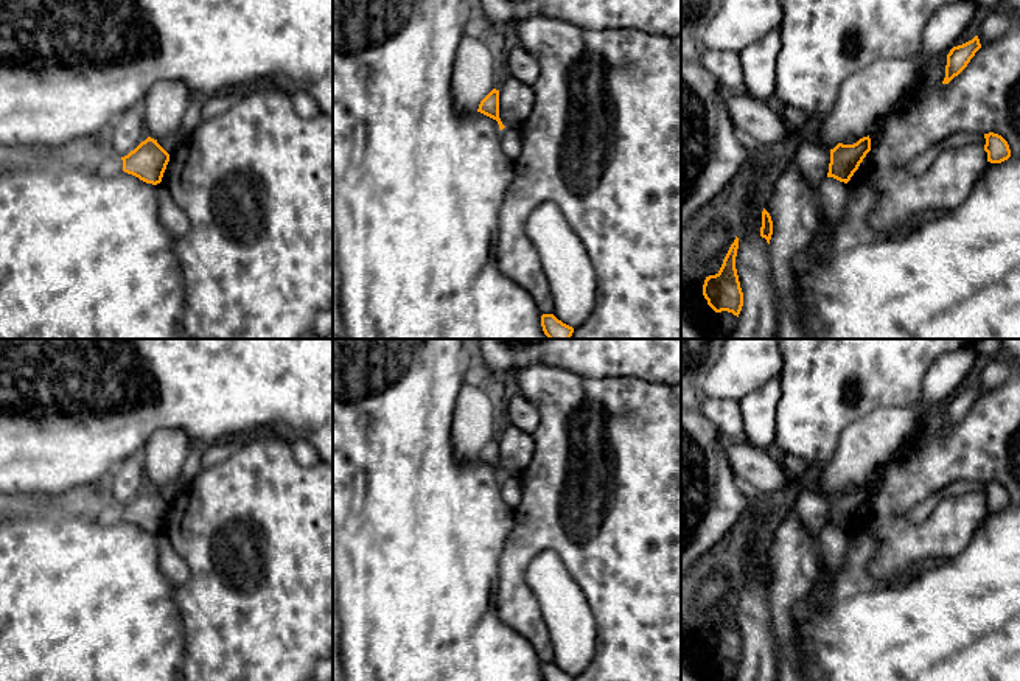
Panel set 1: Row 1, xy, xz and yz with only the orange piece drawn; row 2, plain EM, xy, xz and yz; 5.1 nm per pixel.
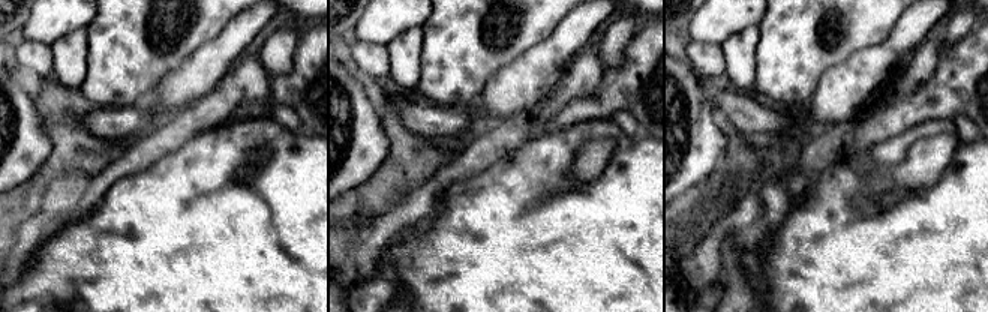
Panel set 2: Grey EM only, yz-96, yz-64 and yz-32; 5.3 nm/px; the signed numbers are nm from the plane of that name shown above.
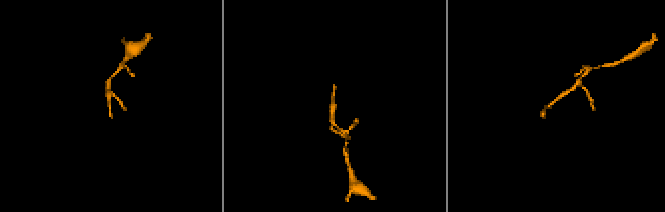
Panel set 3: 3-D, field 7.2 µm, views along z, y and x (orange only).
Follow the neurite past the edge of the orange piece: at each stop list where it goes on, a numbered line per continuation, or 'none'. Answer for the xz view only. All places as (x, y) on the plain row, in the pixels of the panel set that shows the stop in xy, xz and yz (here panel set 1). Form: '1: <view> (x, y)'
none

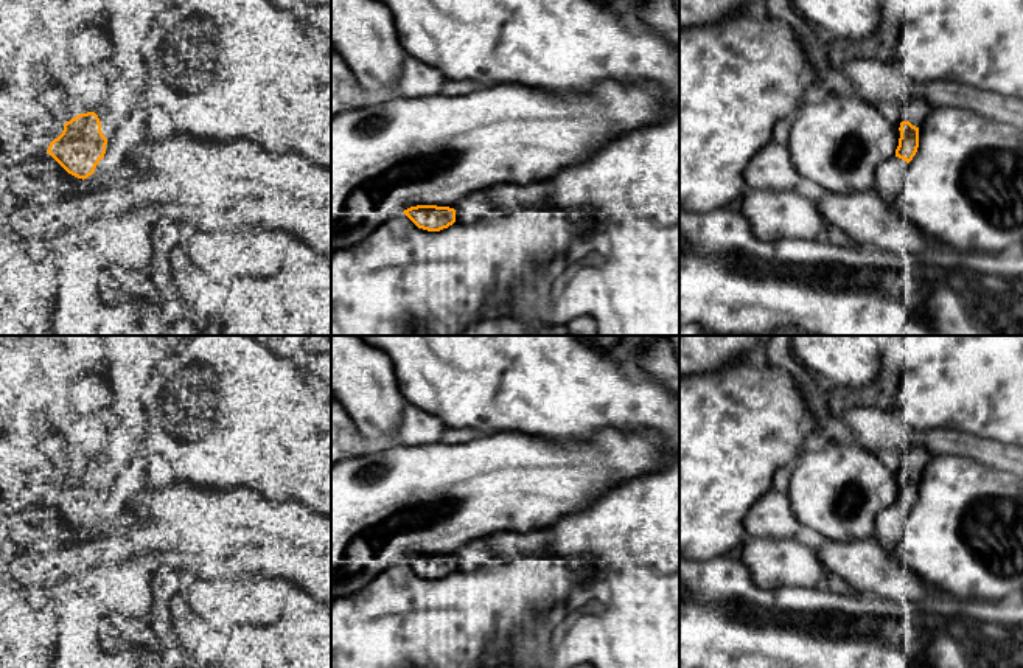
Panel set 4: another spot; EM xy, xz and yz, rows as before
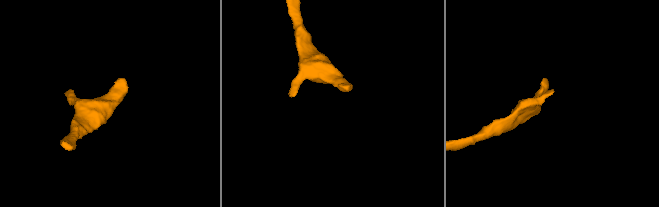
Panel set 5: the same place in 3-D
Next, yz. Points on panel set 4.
1: yz (914, 457)

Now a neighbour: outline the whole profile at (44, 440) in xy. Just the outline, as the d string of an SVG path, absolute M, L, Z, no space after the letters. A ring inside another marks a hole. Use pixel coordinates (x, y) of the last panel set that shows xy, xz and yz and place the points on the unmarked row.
M44 415L36 416L34 429L28 438L20 433L16 423L8 427L6 435L11 435L17 443L42 454L53 464L58 483L62 482L72 455L67 449L64 437L51 429Z

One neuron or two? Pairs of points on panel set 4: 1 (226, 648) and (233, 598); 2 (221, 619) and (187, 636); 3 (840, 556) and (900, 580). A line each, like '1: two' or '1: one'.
1: two
2: two
3: one

